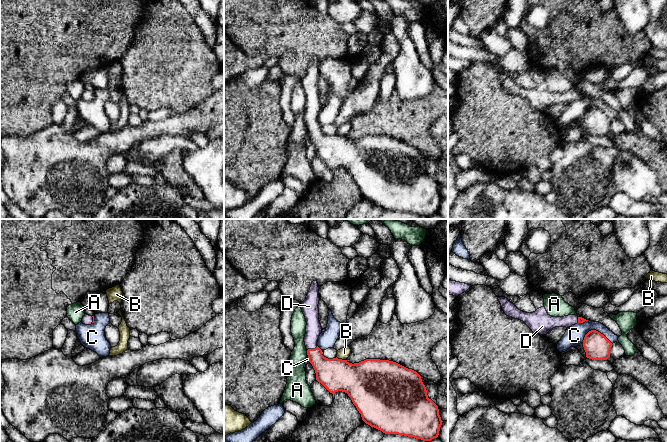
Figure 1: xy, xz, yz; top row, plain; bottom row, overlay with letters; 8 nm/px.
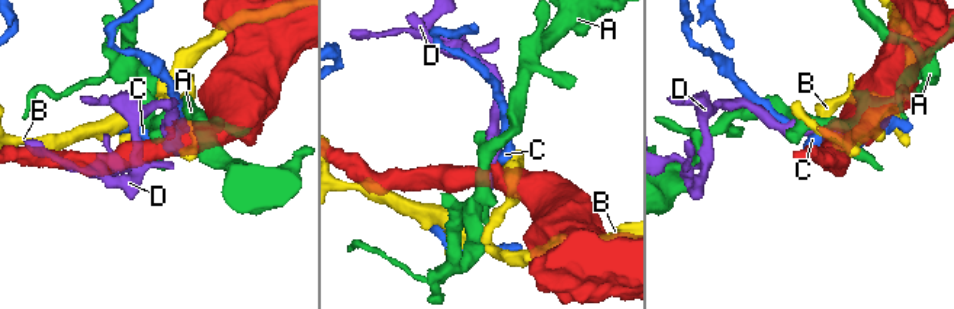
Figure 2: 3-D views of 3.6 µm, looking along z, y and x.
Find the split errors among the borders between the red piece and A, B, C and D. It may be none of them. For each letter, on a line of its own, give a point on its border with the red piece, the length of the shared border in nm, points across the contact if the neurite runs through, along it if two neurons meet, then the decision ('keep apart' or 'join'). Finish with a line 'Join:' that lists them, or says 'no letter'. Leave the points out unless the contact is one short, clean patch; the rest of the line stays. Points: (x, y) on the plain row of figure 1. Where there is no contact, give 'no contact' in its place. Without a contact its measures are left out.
A: contact xz (307, 128); length 40 nm; keep apart
B: contact xz (341, 135); length 80 nm; keep apart
C: contact yz (595, 106); length 240 nm; keep apart
D: contact xz (312, 125); length 90 nm; way xz (332, 149), (315, 132), (312, 125), (313, 104); join
Join: D

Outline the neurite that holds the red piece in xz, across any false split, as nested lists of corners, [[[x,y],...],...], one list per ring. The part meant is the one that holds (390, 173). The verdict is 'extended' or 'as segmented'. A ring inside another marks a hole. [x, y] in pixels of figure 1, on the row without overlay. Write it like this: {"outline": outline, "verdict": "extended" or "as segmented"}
{"outline": [[[313,57],[306,75],[301,78],[301,85],[307,98],[304,118],[316,156],[332,170],[338,167],[347,169],[362,196],[385,210],[404,211],[423,217],[437,214],[443,197],[438,182],[428,174],[426,163],[416,147],[389,136],[366,135],[352,140],[347,136],[337,133],[328,135],[322,131],[322,126],[317,122],[322,109],[319,76],[318,59]]], "verdict": "extended"}

